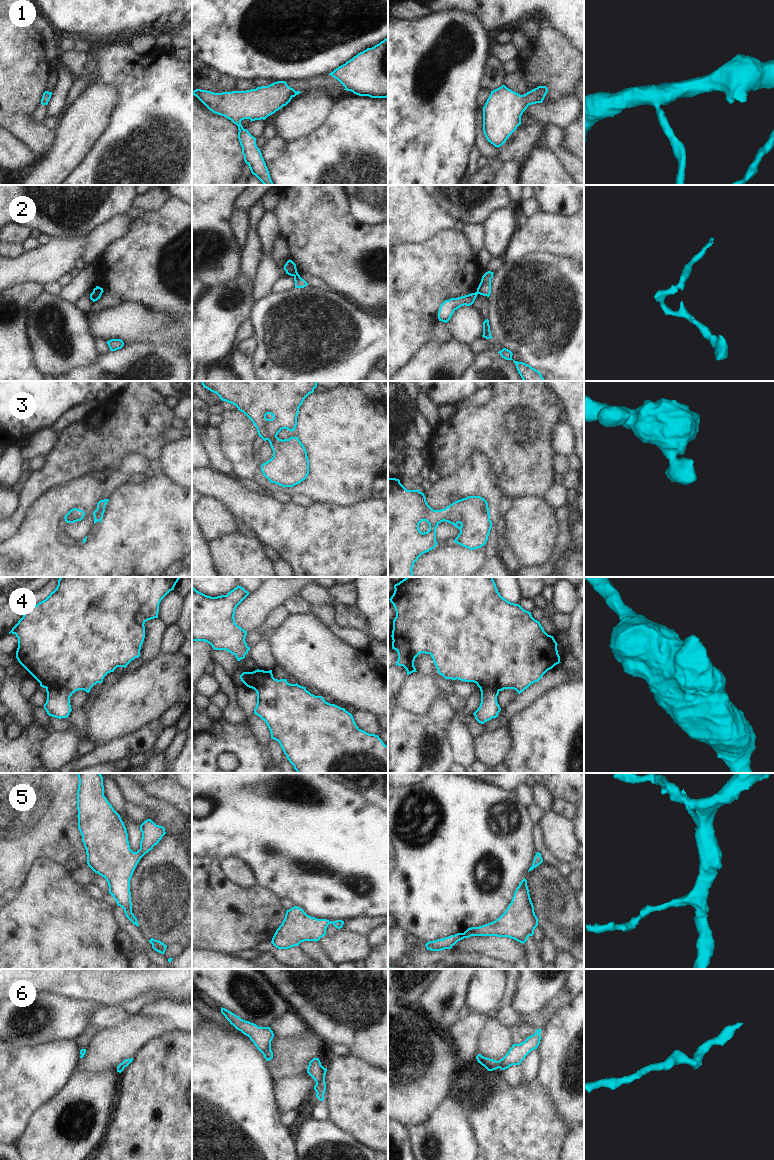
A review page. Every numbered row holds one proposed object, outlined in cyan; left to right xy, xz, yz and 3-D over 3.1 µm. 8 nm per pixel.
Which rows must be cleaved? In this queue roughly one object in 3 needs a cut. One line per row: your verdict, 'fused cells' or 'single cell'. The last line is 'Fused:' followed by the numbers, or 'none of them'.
1: single cell
2: fused cells
3: single cell
4: fused cells
5: single cell
6: single cell
Fused: 2, 4

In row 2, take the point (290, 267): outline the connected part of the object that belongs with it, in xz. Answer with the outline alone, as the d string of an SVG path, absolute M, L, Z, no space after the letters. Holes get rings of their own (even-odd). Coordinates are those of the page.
M290 259L284 265L284 270L286 271L286 274L290 276L295 276L298 274L296 264Z

